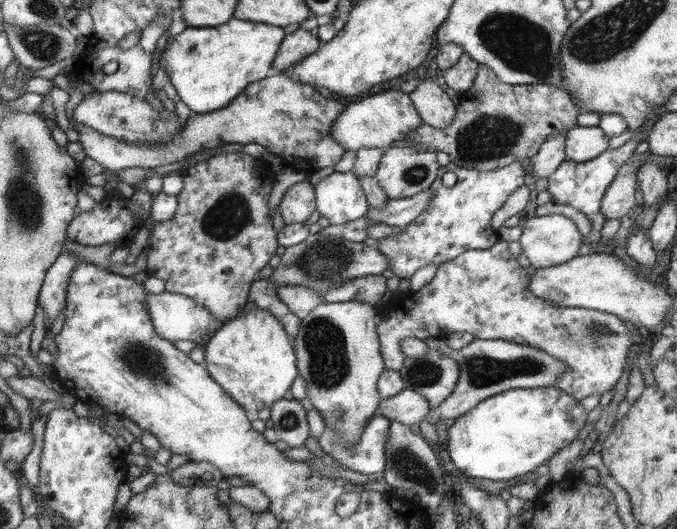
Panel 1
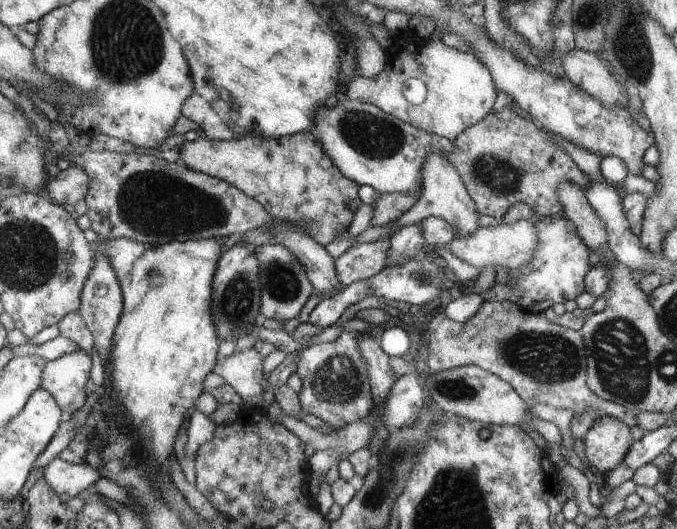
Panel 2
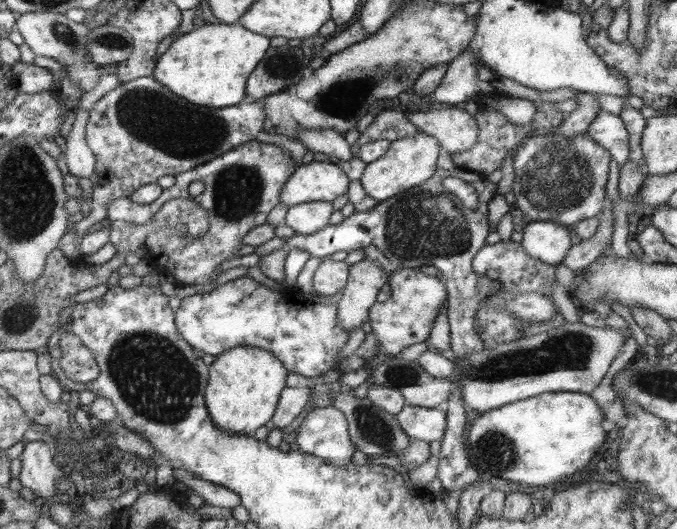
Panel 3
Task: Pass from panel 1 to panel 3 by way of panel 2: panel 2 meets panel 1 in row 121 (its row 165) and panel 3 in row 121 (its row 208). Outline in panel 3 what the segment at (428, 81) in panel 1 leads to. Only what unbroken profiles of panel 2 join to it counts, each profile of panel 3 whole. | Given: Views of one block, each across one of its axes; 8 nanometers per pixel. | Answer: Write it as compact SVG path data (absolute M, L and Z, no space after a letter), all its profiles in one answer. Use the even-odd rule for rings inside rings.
M433 106L428 112L409 111L407 112L407 117L411 119L412 123L415 123L420 131L439 139L439 145L443 146L445 152L449 154L470 150L478 140L477 120L474 120L474 118L466 112L466 109L442 108L442 110L436 110Z

